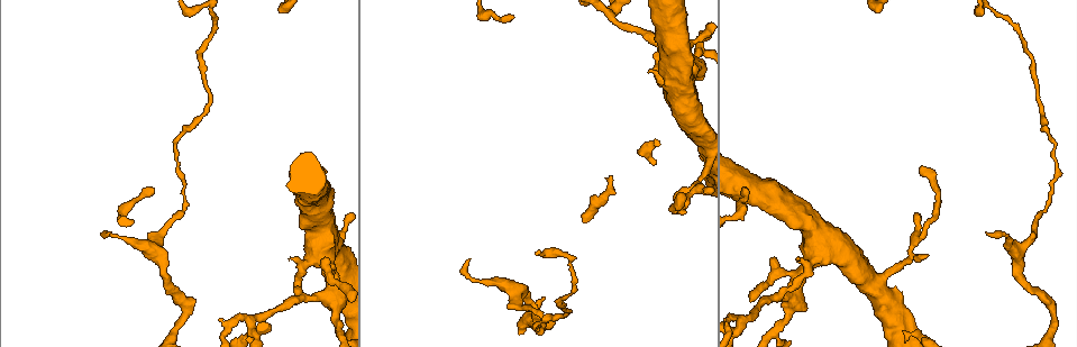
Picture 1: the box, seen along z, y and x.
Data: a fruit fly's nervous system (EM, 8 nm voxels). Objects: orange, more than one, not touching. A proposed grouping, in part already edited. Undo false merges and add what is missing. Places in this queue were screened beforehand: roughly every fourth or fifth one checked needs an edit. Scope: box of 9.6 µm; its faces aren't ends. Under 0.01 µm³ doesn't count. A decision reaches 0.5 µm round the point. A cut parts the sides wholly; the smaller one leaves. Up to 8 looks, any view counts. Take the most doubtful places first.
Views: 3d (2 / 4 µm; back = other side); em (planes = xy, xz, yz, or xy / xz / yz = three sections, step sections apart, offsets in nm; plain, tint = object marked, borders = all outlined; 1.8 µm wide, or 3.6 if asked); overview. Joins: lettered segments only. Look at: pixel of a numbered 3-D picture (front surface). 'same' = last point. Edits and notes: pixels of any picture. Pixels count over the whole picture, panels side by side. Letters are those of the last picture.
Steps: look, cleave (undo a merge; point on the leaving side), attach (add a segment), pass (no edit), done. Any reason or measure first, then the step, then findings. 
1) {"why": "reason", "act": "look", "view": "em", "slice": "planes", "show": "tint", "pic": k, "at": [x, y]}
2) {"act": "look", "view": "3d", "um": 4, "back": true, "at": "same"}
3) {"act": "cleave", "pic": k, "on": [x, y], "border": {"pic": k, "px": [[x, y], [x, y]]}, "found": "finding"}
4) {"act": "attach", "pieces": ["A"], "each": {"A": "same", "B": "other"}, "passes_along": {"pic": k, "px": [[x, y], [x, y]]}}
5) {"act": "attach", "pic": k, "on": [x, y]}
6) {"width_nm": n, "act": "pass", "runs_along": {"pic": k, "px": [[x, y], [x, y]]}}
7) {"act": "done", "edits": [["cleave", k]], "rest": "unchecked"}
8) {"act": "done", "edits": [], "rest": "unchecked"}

{"why": "tapers out", "act": "look", "view": "em", "um": 3.6, "slice": "planes", "show": "borders", "pic": 1, "at": [741, 189]}

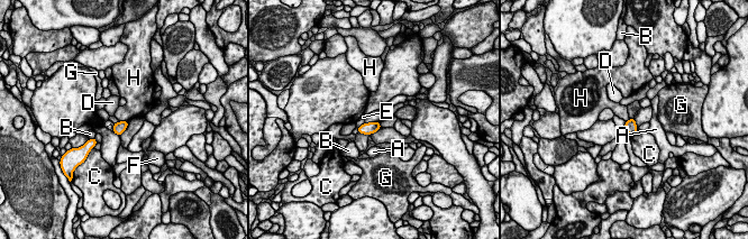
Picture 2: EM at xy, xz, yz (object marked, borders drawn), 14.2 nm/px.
{"width_nm": 160, "act": "pass", "each": {"A": "other", "B": "other", "C": "other", "D": "other", "E": "other", "F": "other", "G": "other", "H": "other"}, "border": {"pic": 2, "px": [[119, 120], [127, 121]]}, "found": "no lettered segment goes on from it"}

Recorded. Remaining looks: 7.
{"why": "abrupt turn", "act": "look", "view": "em", "slice": "planes", "show": "plain", "pic": 1, "at": [702, 49]}

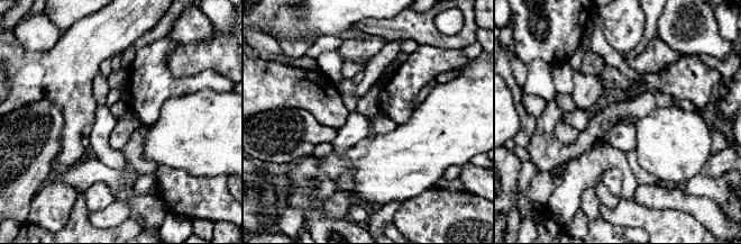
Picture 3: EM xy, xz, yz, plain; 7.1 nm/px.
{"why": "where the object lies", "act": "look", "view": "em", "slice": "planes", "show": "tint", "at": "same"}

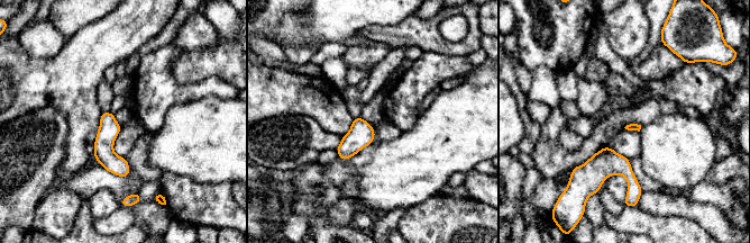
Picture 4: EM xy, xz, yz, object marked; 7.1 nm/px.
{"act": "look", "view": "em", "slice": "planes", "show": "borders", "at": "same"}

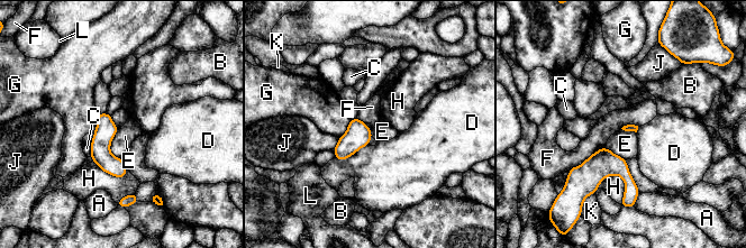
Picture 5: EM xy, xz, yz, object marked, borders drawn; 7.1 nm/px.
{"act": "pass", "each": {"A": "other", "B": "other", "C": "other", "D": "other", "E": "other", "F": "other", "G": "other", "H": "other", "J": "other", "K": "other", "L": "other"}, "found": "all the same neuron"}

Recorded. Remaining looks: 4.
{"act": "look", "view": "em", "slice": "planes", "show": "plain", "pic": 1, "at": [743, 319]}

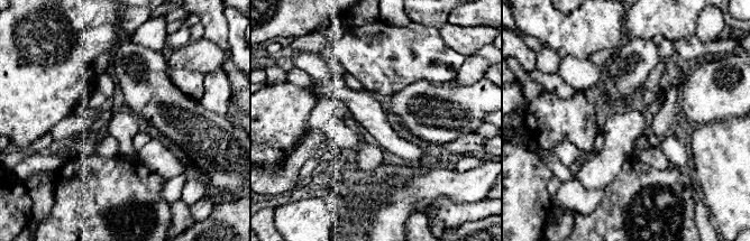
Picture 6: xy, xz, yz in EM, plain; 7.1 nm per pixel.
{"why": "what lies round it", "act": "look", "view": "em", "slice": "planes", "show": "borders", "at": "same"}

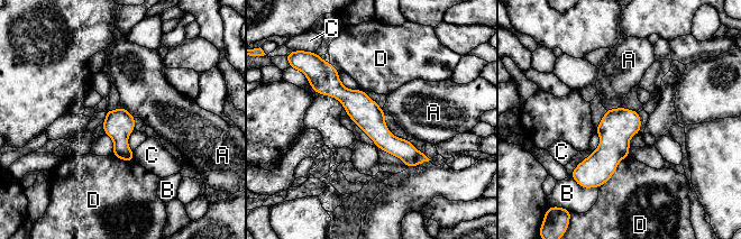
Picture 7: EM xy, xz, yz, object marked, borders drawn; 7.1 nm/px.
{"width_nm": 220, "act": "pass", "each": {"A": "other", "B": "other", "C": "other", "D": "other"}, "runs_along": {"pic": 7, "px": [[329, 71], [395, 146], [423, 158]]}, "found": "one neuron here"}

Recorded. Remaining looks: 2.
{"act": "done", "edits": [], "rest": "unchecked"}

